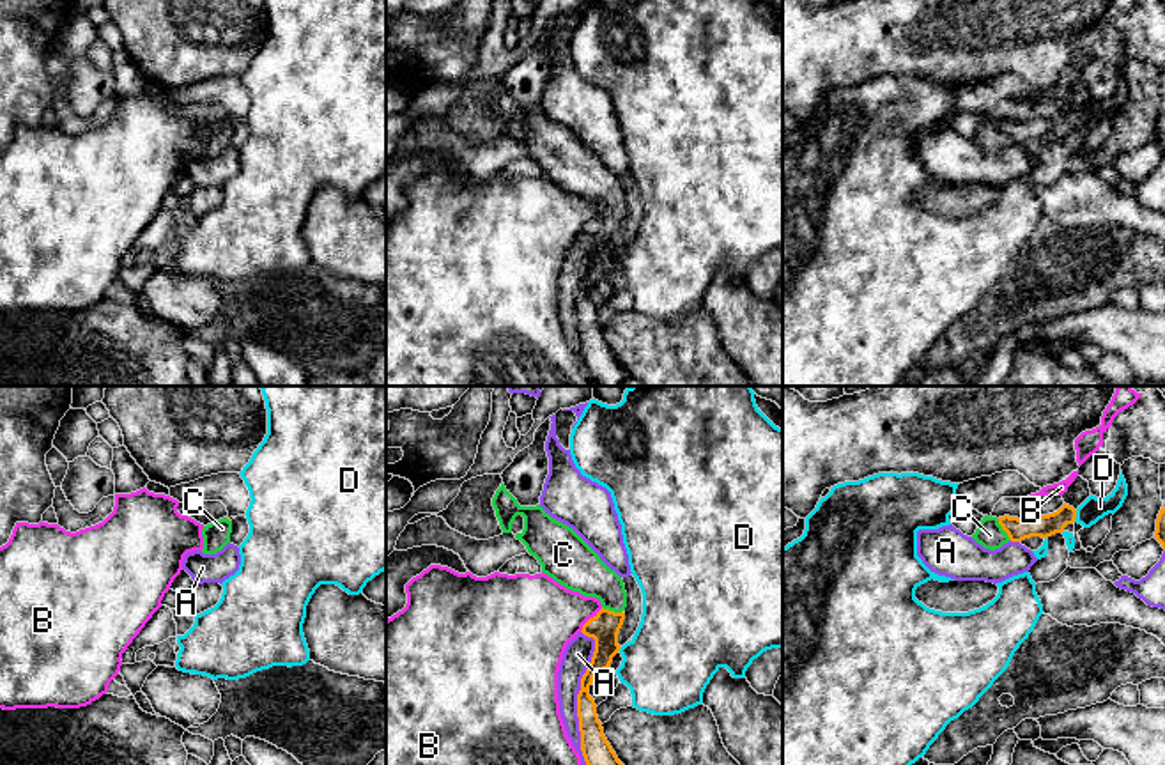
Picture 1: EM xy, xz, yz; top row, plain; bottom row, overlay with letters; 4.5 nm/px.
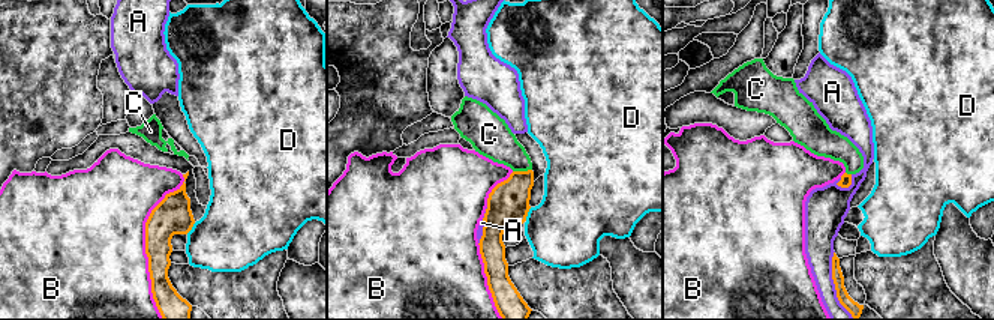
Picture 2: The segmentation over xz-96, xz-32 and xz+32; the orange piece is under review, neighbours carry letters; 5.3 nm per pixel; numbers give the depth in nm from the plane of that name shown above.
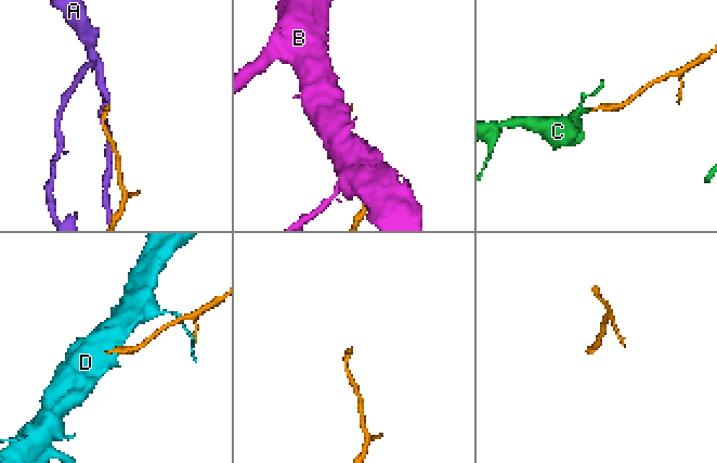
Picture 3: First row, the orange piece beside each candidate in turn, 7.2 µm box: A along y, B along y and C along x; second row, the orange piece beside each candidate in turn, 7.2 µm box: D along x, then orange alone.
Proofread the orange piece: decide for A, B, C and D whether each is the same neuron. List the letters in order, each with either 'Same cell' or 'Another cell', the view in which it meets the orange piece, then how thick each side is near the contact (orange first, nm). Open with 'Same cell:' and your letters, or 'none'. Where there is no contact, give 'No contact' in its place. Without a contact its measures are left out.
Same cell: C
A: Another cell. Touches orange in xz. Thickness 140 nm (orange) against 130 nm
B: Another cell. Touches orange in xz. Thickness 140 nm (orange) against 380 nm
C: Same cell. Touches orange in xz. Thickness 140 nm (orange) against 200 nm
D: Another cell. Touches orange in yz. Thickness 100 nm (orange) against 110 nm

